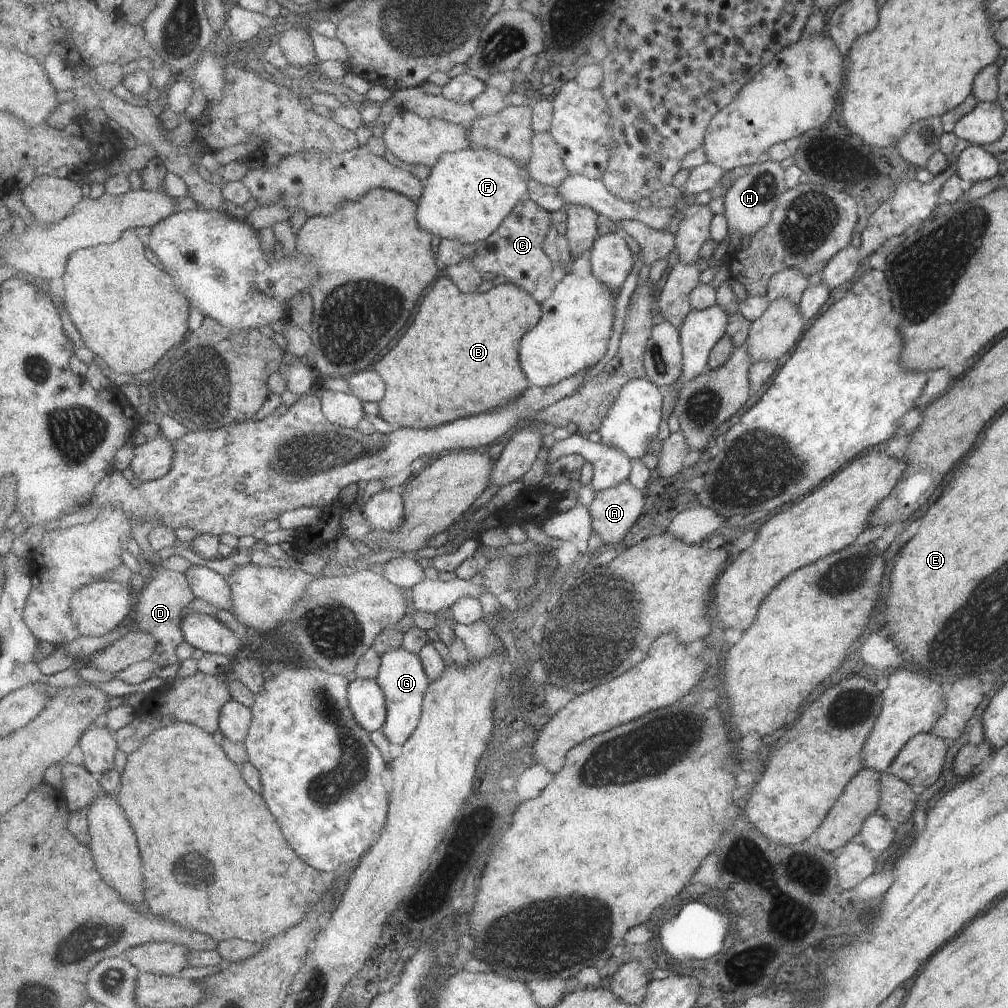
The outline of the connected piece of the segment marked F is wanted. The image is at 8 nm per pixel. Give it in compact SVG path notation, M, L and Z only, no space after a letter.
M489 148L467 149L441 156L424 180L424 195L417 202L420 227L442 240L475 244L499 230L519 203L529 198L532 174L527 166Z

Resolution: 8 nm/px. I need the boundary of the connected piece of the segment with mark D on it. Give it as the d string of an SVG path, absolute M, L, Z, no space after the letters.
M161 568L146 582L144 591L137 594L135 610L132 616L137 622L137 629L155 636L157 649L151 658L160 668L178 663L175 650L184 641L184 635L180 628L183 614L197 598L192 586L188 582L188 576Z

